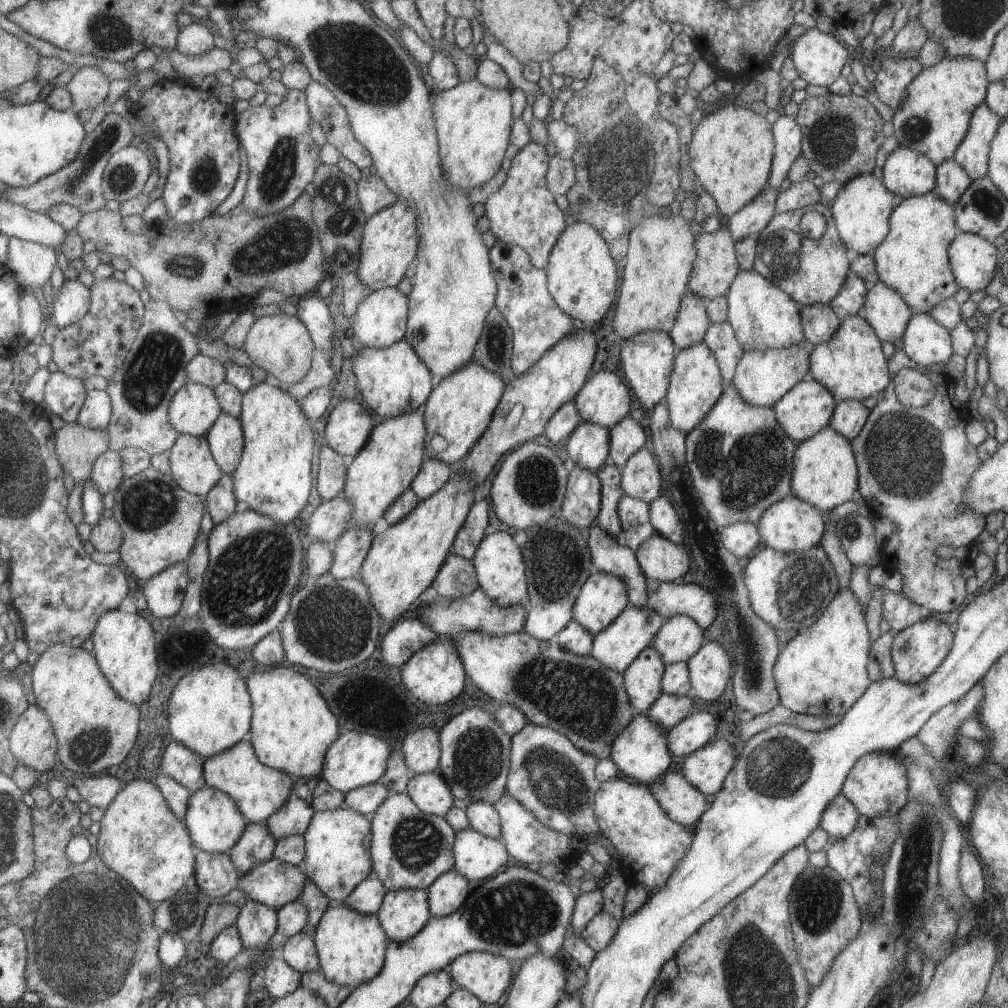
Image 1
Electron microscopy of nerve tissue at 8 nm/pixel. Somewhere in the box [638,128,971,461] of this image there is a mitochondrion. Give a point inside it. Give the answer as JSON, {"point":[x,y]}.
{"point":[781,253]}

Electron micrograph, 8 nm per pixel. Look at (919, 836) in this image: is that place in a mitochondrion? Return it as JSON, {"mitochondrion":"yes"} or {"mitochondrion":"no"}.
{"mitochondrion":"yes"}

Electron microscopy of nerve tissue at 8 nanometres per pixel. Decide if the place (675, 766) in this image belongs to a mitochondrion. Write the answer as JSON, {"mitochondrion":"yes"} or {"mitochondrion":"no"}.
{"mitochondrion":"no"}

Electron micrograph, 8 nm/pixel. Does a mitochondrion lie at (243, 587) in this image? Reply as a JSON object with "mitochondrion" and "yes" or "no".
{"mitochondrion":"yes"}

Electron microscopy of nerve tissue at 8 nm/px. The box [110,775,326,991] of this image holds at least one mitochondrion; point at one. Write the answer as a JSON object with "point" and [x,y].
{"point":[183,912]}

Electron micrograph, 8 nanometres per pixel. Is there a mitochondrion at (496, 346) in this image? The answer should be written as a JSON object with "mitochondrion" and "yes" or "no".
{"mitochondrion":"yes"}

